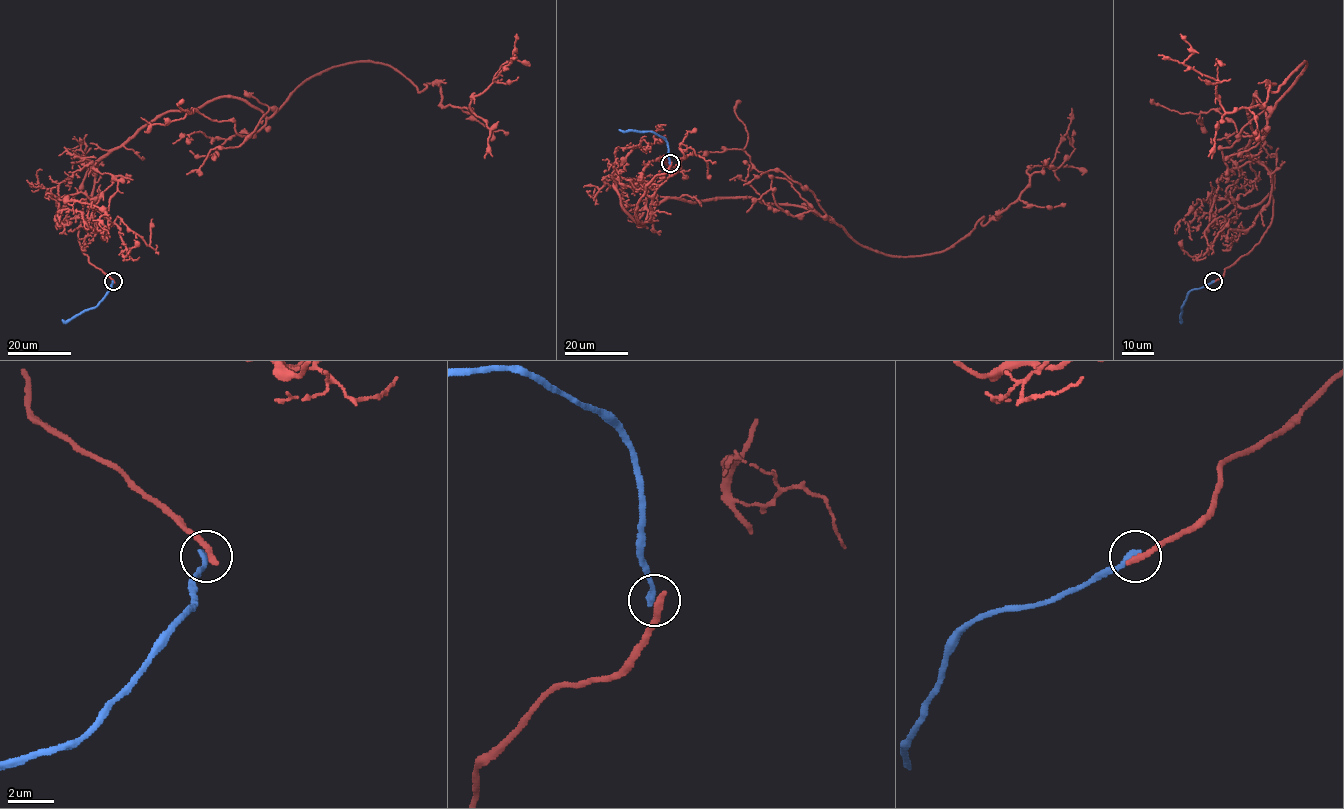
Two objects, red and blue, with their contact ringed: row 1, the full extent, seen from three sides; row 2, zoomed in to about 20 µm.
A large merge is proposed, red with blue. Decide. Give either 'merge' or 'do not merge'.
do not merge

